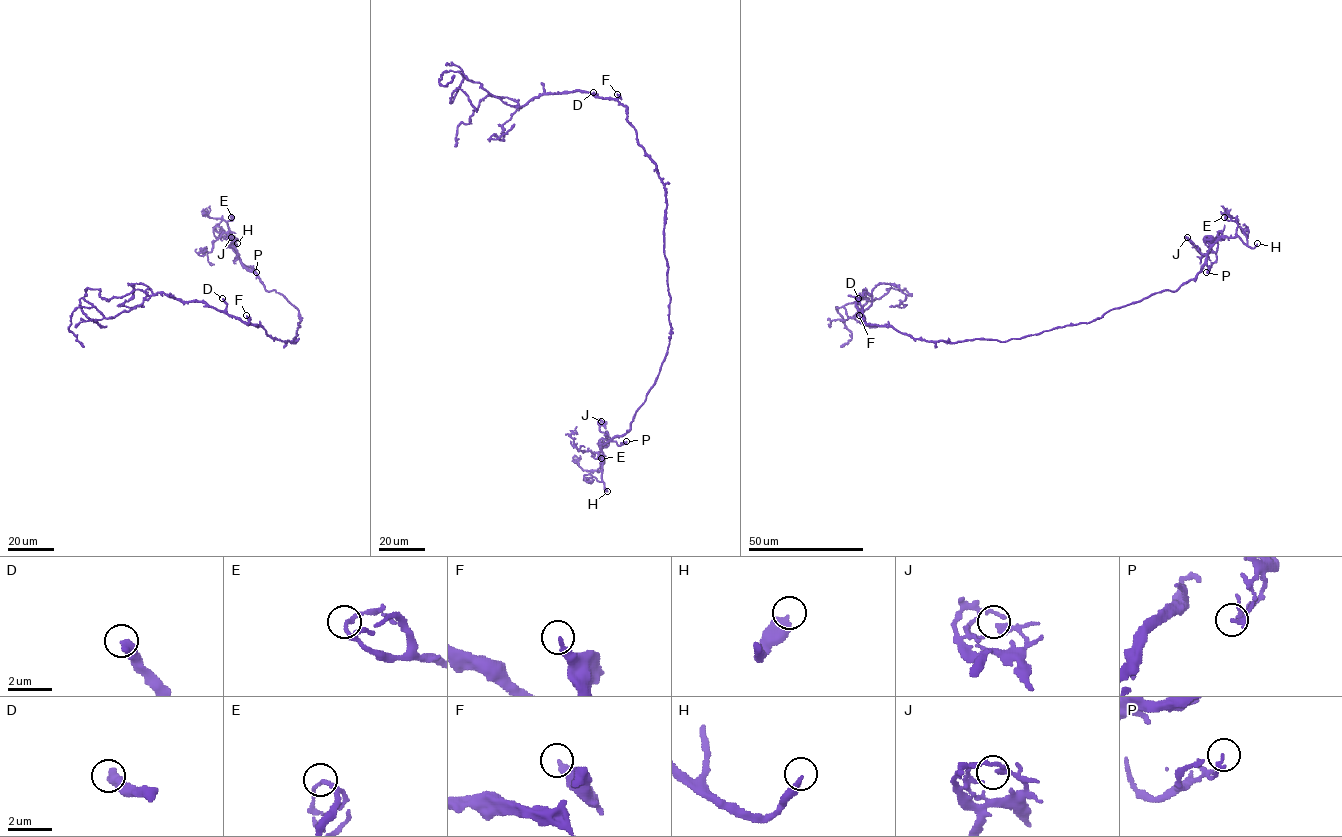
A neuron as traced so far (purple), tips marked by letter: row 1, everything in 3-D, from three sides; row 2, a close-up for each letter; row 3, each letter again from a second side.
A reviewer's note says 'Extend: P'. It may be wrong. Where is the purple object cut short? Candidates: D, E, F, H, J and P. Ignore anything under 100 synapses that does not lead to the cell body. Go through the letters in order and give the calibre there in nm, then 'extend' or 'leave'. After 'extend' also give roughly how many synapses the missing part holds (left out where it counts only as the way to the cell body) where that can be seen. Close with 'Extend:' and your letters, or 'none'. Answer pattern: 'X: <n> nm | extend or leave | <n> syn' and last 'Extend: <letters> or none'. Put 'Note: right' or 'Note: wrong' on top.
Note: wrong
D: 480 nm | leave
E: 150 nm | leave
F: 260 nm | leave
H: 360 nm | extend
J: 220 nm | leave
P: 170 nm | leave
Extend: H

